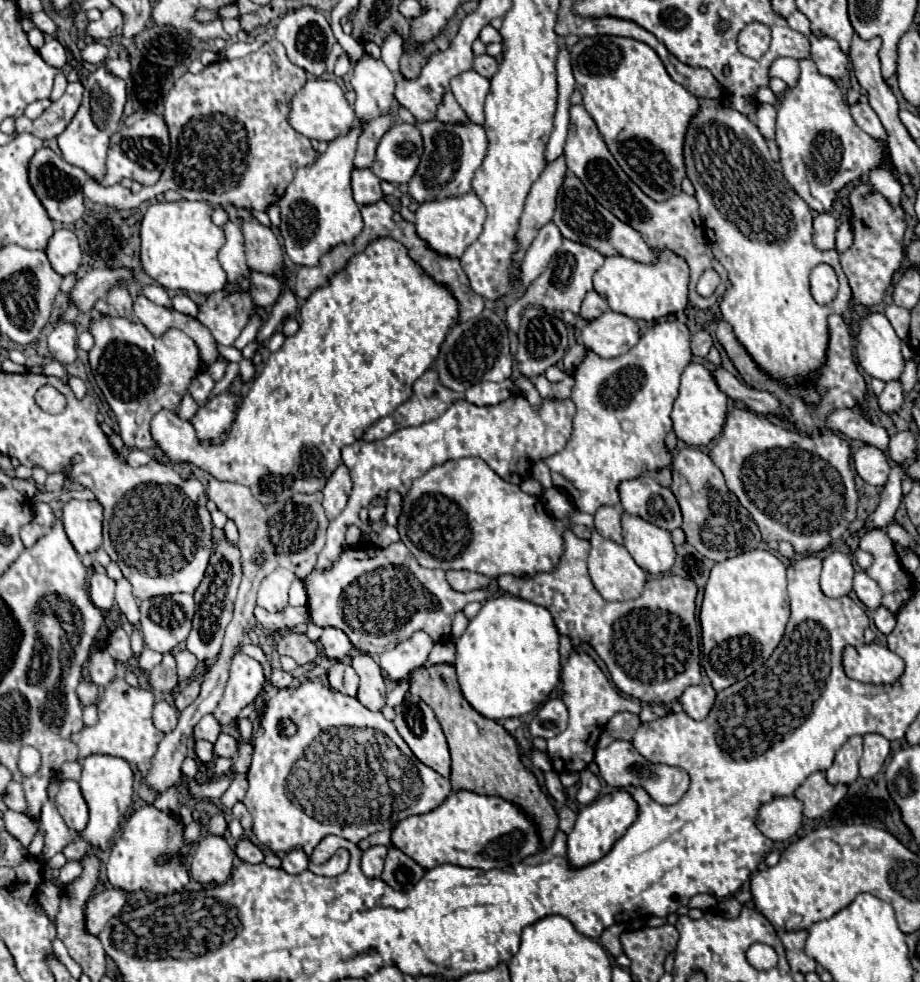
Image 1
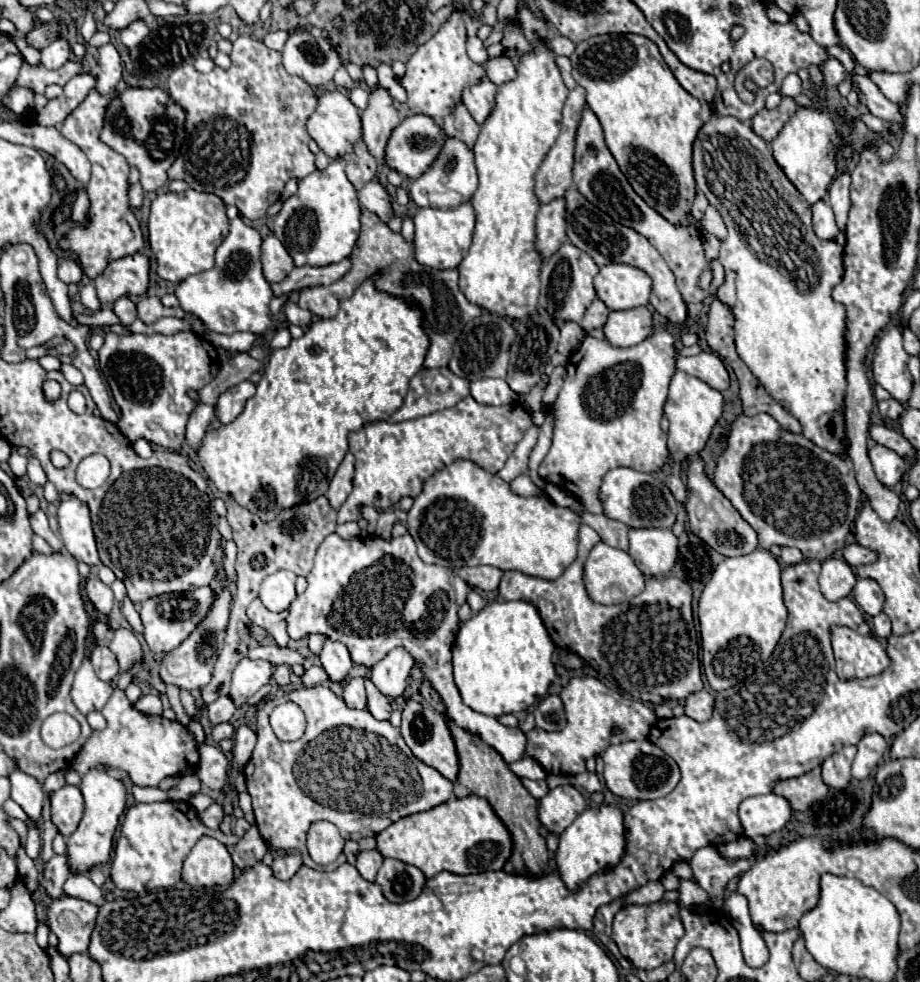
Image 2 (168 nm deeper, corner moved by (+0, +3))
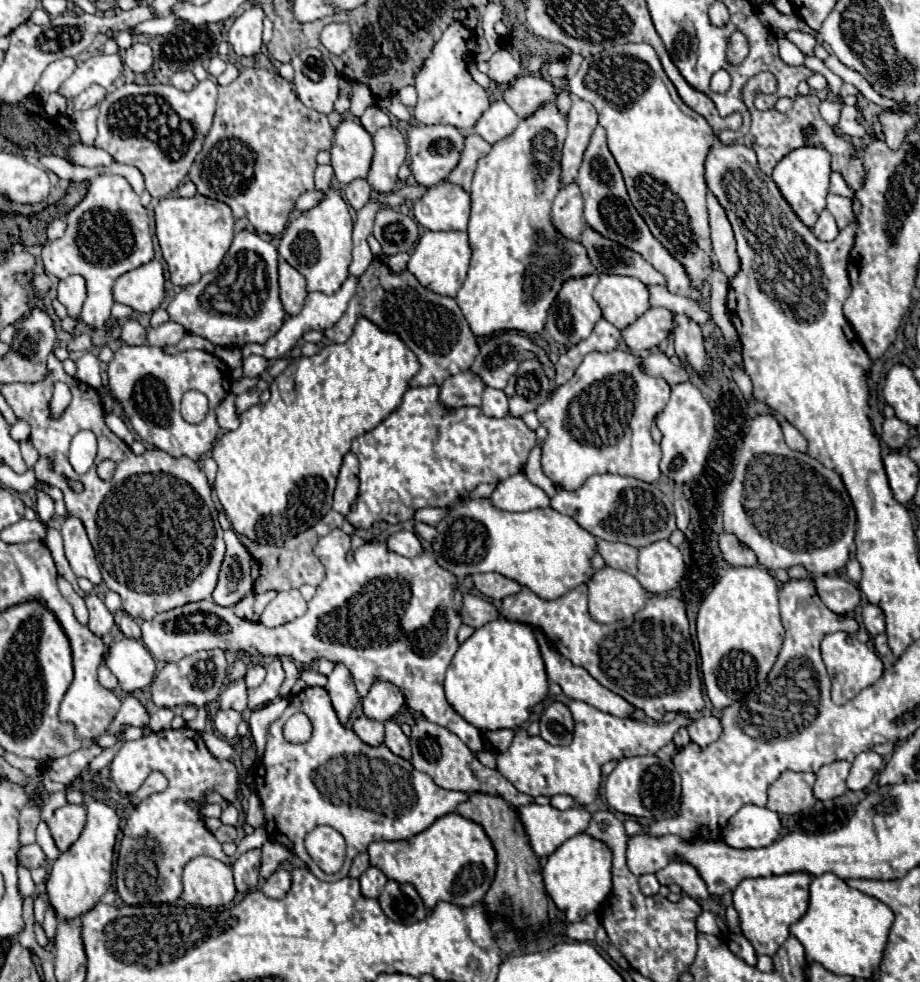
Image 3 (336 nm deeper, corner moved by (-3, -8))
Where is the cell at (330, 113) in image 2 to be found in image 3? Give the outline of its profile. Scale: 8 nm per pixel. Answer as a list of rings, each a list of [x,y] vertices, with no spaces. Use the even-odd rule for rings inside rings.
[[[345,118],[335,130],[331,148],[331,166],[335,170],[335,178],[341,184],[351,184],[357,178],[365,178],[371,160],[371,134],[359,124],[359,120]]]

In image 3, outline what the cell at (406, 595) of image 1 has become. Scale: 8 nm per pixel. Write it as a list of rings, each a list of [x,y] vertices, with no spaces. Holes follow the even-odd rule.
[[[333,530],[317,542],[315,554],[323,562],[327,576],[317,586],[317,594],[309,600],[309,610],[289,624],[267,628],[259,622],[235,616],[231,608],[221,608],[211,600],[201,600],[157,614],[153,620],[143,622],[143,644],[153,658],[161,662],[177,662],[195,652],[213,648],[243,656],[289,656],[303,664],[317,658],[341,662],[349,668],[361,698],[367,696],[373,682],[391,682],[403,692],[405,704],[411,710],[421,712],[427,720],[457,734],[473,752],[487,750],[483,734],[449,706],[443,692],[445,670],[459,648],[457,628],[461,626],[461,618],[453,606],[455,576],[445,572],[445,568],[433,560],[433,552],[423,552],[419,558],[405,558],[387,550],[385,540],[375,540],[365,542],[355,550],[353,560],[347,562],[345,554],[349,552],[349,546],[349,536],[343,530]]]

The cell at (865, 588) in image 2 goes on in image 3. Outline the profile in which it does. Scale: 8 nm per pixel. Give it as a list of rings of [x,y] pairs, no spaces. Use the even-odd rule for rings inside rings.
[[[865,604],[863,606],[863,624],[867,628],[867,632],[875,638],[877,634],[885,632],[885,616],[881,612],[881,608],[873,606],[873,604]]]

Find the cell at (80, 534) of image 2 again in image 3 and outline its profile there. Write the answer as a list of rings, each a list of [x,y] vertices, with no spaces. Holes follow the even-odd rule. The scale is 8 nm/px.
[[[67,516],[61,526],[61,534],[65,542],[65,558],[69,560],[71,570],[77,576],[87,578],[95,586],[101,584],[101,572],[95,560],[95,552],[93,552],[93,546],[89,544],[89,538],[85,534],[81,520],[77,520],[75,516]]]

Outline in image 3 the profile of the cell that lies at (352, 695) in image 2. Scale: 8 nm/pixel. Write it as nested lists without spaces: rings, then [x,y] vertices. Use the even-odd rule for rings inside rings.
[[[357,716],[353,720],[353,730],[369,746],[377,746],[377,744],[383,744],[385,742],[385,728],[383,728],[381,722],[369,720],[365,716]]]

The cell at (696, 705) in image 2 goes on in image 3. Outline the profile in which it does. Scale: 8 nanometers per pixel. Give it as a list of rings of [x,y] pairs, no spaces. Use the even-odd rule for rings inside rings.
[[[701,716],[687,728],[691,742],[697,746],[709,746],[721,736],[721,722],[715,716]]]

